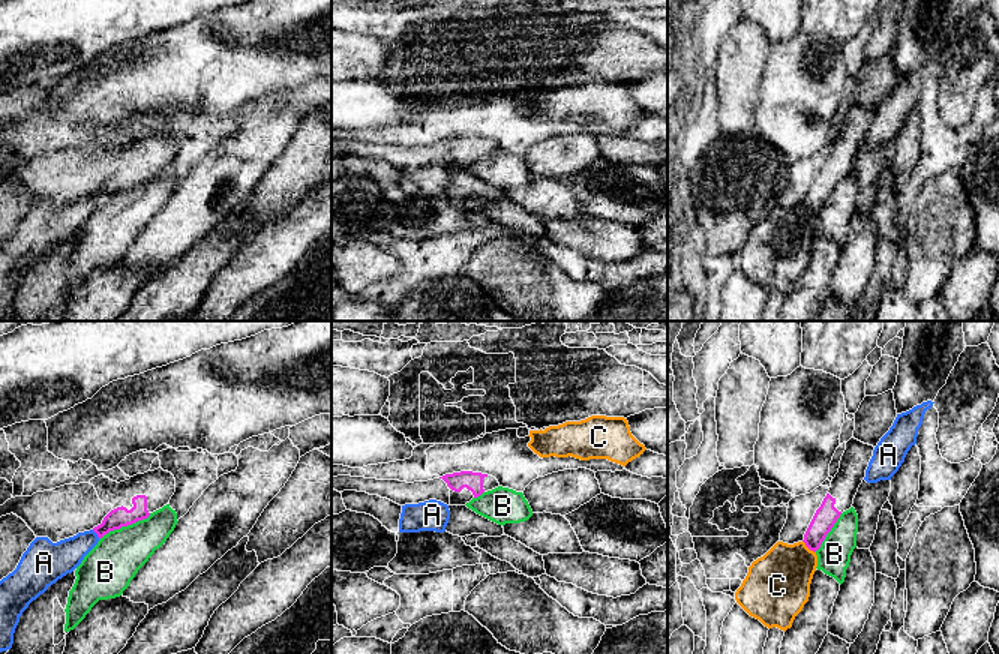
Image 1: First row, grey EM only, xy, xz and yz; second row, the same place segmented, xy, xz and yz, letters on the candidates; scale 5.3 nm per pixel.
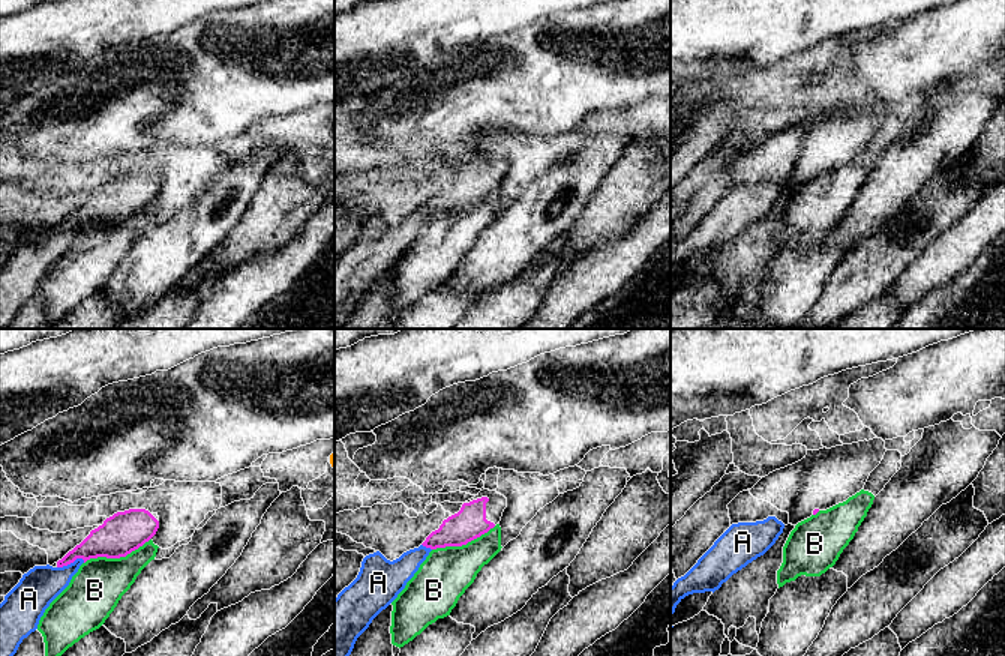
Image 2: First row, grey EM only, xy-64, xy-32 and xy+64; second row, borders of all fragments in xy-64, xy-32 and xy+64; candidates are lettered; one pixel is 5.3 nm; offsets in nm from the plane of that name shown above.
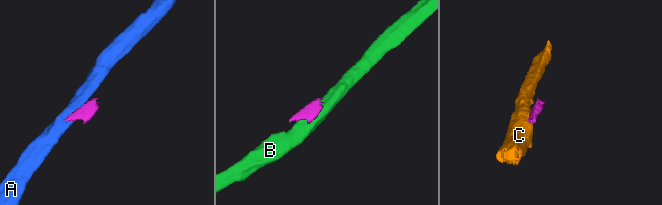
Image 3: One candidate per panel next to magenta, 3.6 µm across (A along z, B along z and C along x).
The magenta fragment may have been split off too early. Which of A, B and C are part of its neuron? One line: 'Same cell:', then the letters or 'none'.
Same cell: none

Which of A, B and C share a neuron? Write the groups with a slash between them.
A / B / C

